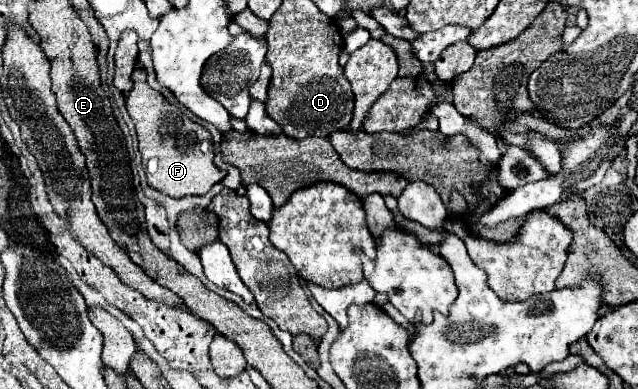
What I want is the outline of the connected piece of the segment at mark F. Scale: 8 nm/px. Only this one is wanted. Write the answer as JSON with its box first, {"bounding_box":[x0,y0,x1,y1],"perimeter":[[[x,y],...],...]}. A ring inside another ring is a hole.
{"bounding_box":[127,67,227,197],"perimeter":[[[137,67],[133,71],[133,89],[127,93],[127,111],[135,123],[139,151],[143,157],[143,169],[147,171],[147,181],[151,187],[171,195],[171,197],[185,197],[185,195],[203,195],[215,183],[223,181],[227,175],[219,167],[215,167],[213,157],[213,141],[211,133],[191,121],[179,107],[169,103],[159,91],[151,89],[147,83],[147,71]],[[149,161],[157,161],[155,167],[149,171]]]}

